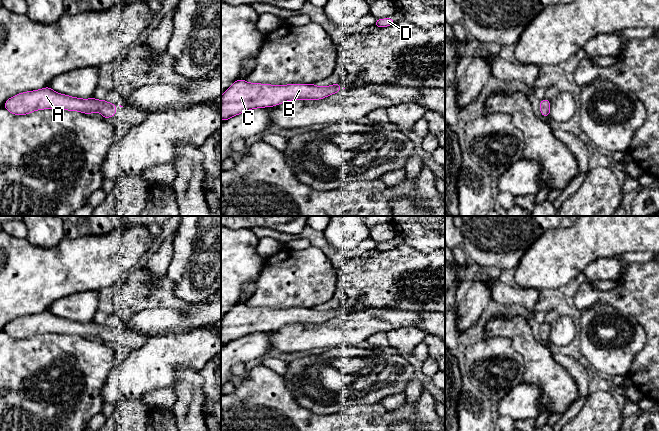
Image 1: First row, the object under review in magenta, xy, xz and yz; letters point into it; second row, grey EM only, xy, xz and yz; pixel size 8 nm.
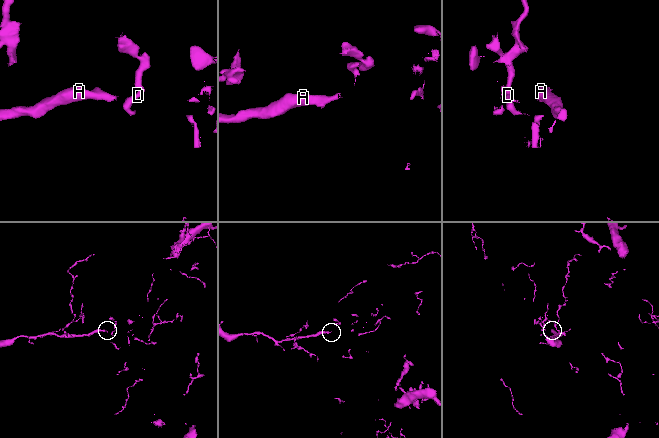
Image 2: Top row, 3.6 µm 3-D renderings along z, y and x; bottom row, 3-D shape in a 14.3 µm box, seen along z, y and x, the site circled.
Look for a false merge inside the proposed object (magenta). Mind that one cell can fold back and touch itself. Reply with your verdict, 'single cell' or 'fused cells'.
single cell

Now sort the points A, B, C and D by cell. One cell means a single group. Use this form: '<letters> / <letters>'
A B C D

